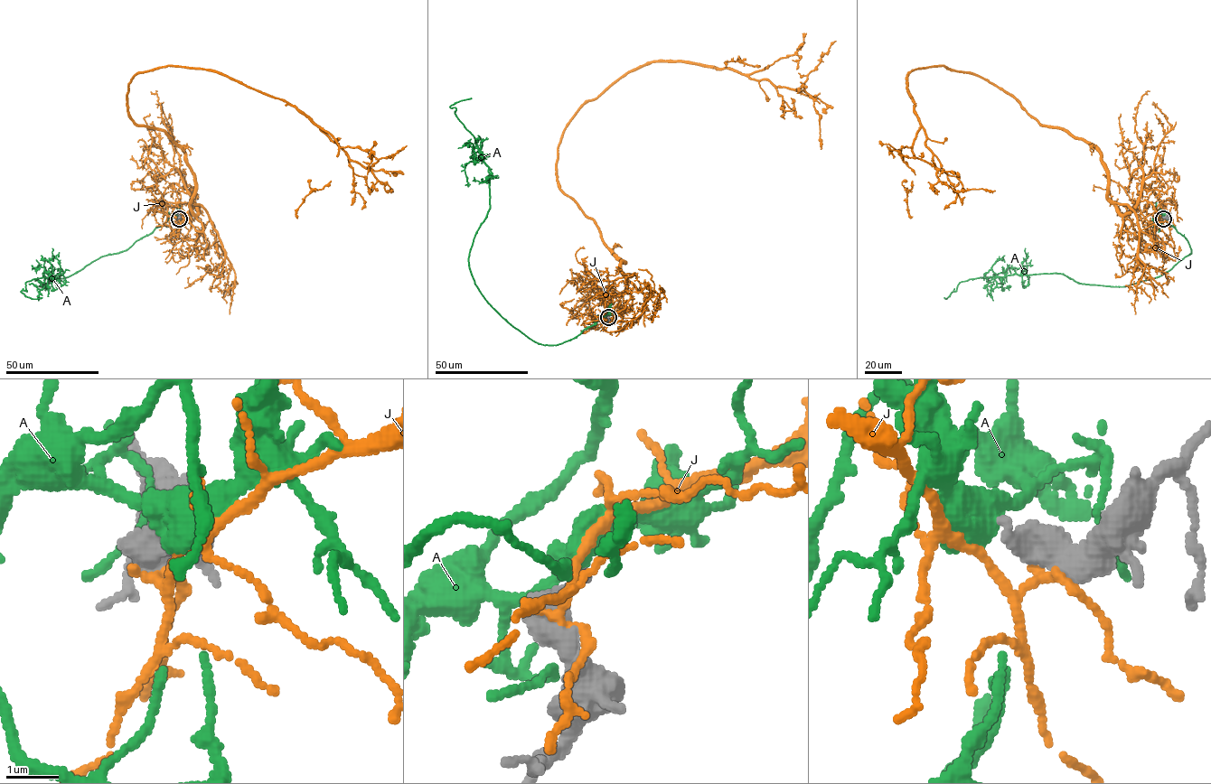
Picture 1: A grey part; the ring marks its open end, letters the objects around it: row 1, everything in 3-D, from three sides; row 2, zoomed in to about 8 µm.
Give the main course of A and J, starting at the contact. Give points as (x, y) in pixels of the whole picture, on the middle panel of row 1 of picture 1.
A: (609, 315), (568, 340), (538, 344), (474, 284), (468, 256), (490, 208), (490, 172), (450, 107), (471, 98)
J: (608, 317), (624, 261), (557, 172), (585, 104), (653, 61), (731, 68), (807, 92), (821, 148)

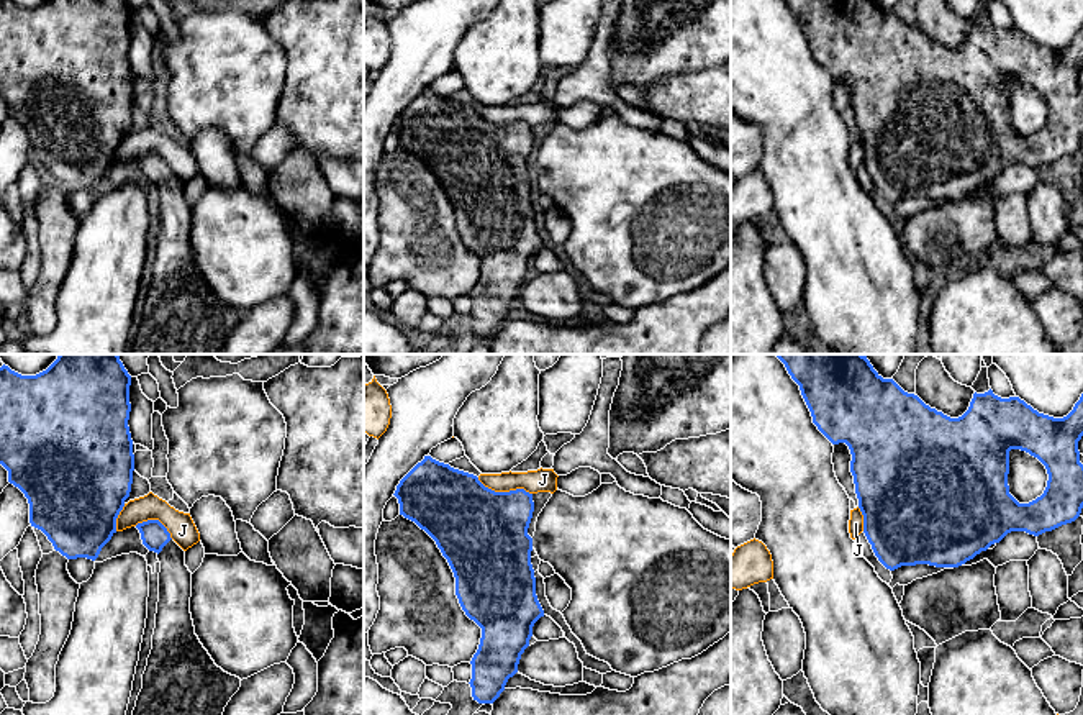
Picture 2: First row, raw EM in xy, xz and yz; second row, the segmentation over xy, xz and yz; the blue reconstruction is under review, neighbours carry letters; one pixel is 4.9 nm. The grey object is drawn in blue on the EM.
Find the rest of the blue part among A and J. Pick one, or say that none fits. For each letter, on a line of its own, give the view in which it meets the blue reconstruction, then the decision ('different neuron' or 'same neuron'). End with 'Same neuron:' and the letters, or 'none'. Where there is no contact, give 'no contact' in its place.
A: no contact | different neuron
J: xz | different neuron
Same neuron: none

